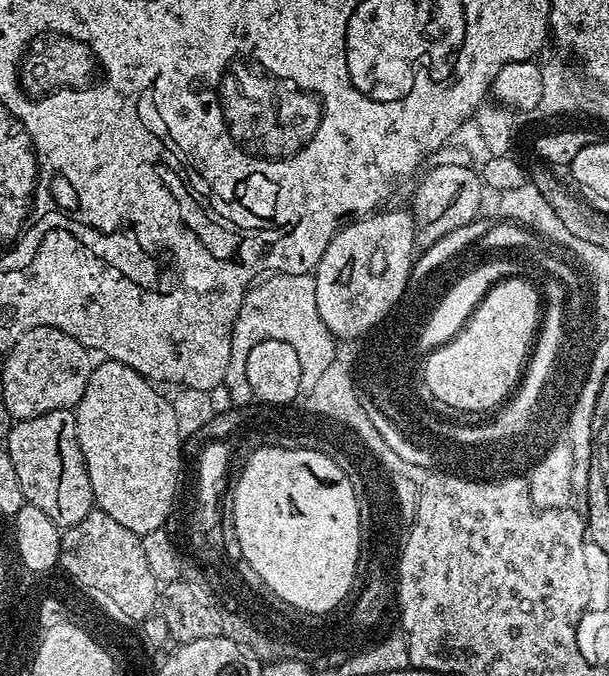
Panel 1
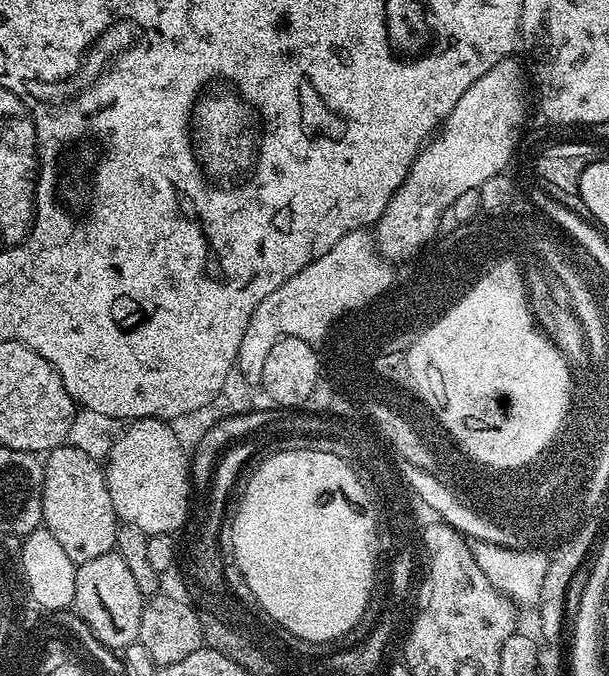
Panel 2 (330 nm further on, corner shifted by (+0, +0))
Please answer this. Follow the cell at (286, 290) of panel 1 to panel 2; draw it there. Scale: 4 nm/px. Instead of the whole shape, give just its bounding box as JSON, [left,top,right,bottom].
[235,230,388,386]

